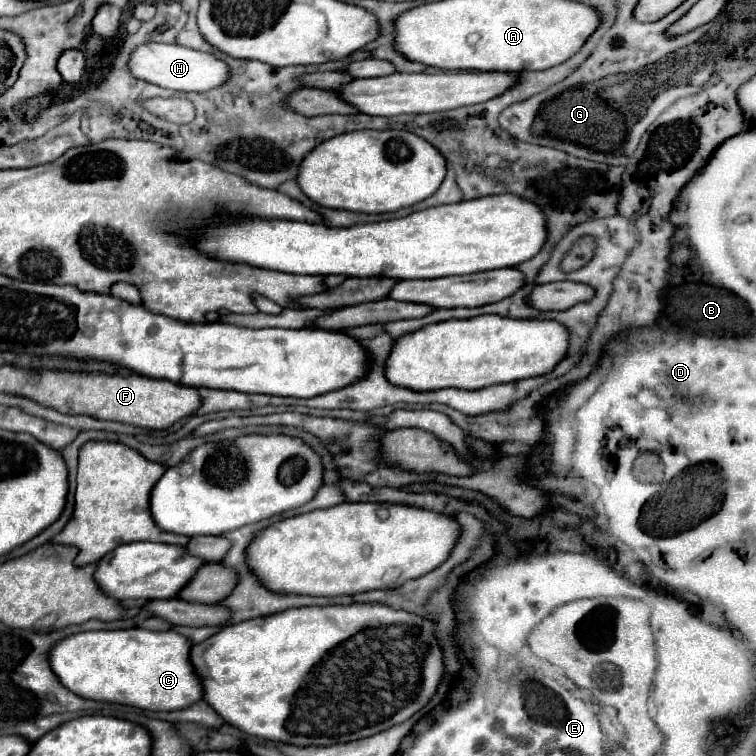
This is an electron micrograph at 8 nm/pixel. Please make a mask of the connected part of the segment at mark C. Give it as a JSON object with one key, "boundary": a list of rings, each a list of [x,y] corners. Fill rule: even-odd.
{"boundary":[[[144,628],[116,630],[122,634],[80,632],[64,638],[50,652],[50,664],[60,682],[78,696],[128,704],[142,710],[184,710],[202,700],[202,682],[190,662],[192,642],[174,632]]]}

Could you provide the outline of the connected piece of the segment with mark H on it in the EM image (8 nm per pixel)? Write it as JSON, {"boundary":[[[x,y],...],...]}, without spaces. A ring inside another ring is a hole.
{"boundary":[[[142,44],[132,52],[130,70],[136,78],[176,92],[206,92],[228,80],[228,66],[208,52],[198,52],[178,44]]]}

